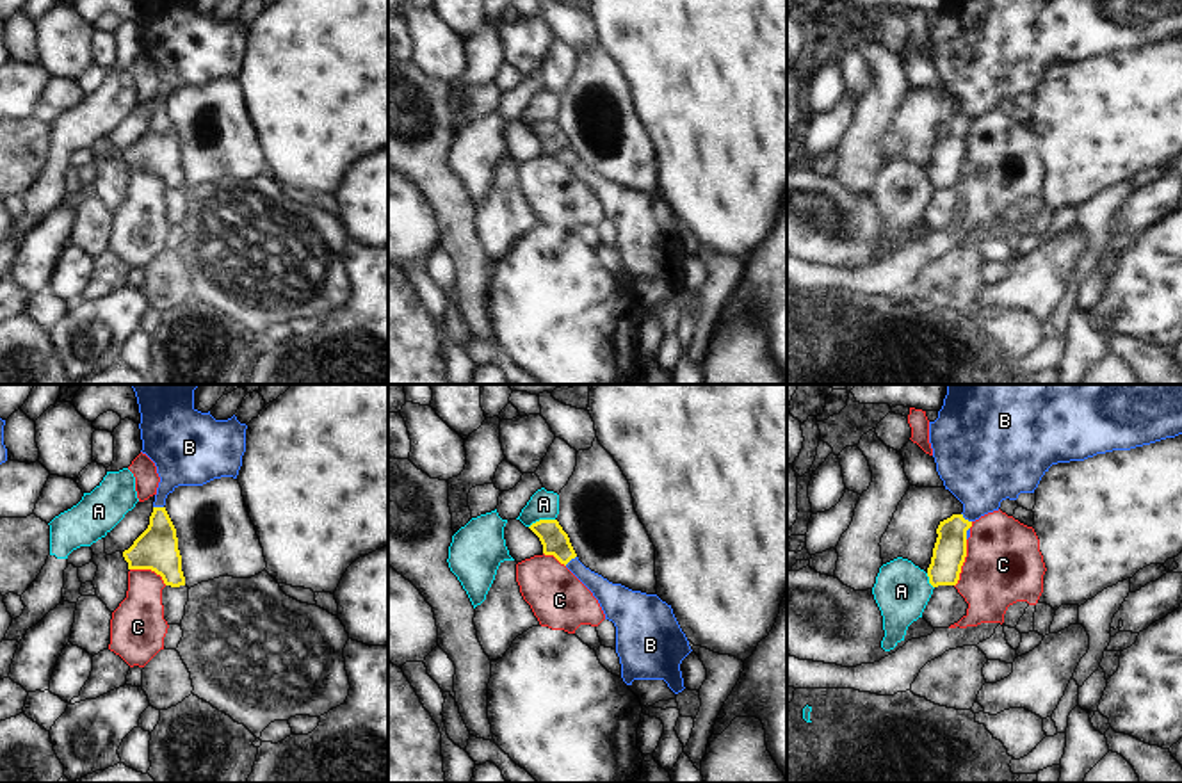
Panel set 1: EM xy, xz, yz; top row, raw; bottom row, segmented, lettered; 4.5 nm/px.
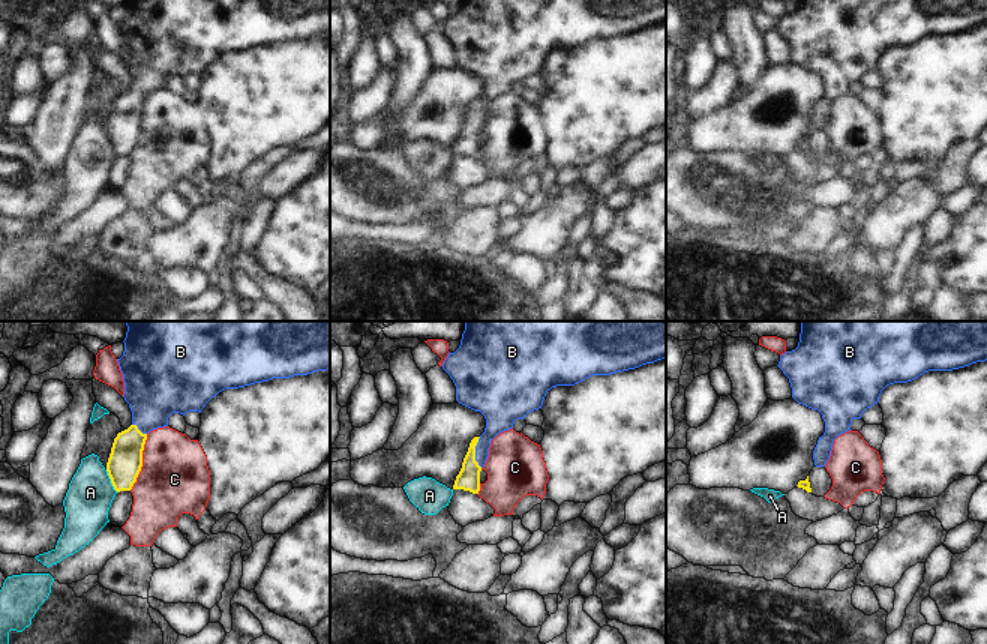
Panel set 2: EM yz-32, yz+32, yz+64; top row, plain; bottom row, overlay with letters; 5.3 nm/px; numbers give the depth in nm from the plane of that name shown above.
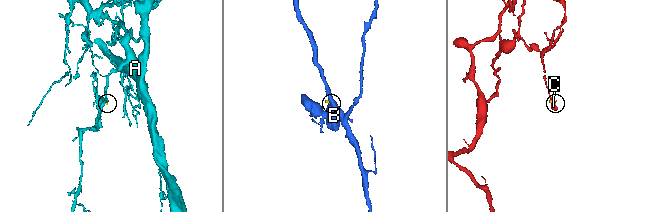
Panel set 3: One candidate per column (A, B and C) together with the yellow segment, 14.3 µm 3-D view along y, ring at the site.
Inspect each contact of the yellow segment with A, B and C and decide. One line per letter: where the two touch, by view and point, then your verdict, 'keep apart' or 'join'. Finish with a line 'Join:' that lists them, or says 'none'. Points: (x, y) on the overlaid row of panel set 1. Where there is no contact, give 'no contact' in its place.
A: xz (542, 520) | keep apart
B: yz (963, 518) | join
C: yz (963, 561) | keep apart
Join: B

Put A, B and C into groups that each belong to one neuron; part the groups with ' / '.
A / B / C

